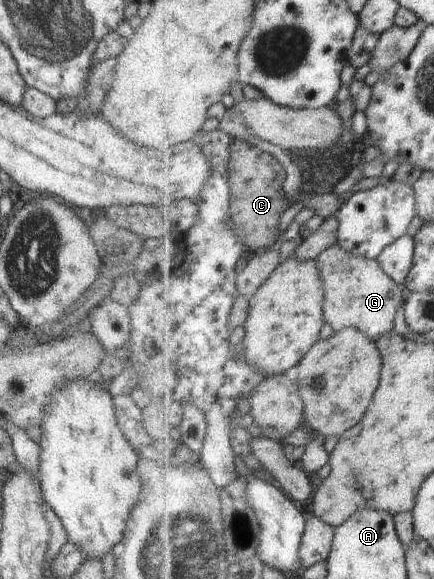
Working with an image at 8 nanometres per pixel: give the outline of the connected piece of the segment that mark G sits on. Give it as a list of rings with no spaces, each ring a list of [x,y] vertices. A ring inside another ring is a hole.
[[[337,244],[317,260],[326,282],[326,322],[336,333],[350,328],[361,329],[377,342],[395,330],[398,314],[406,302],[403,285],[391,278],[377,259],[355,256]]]

